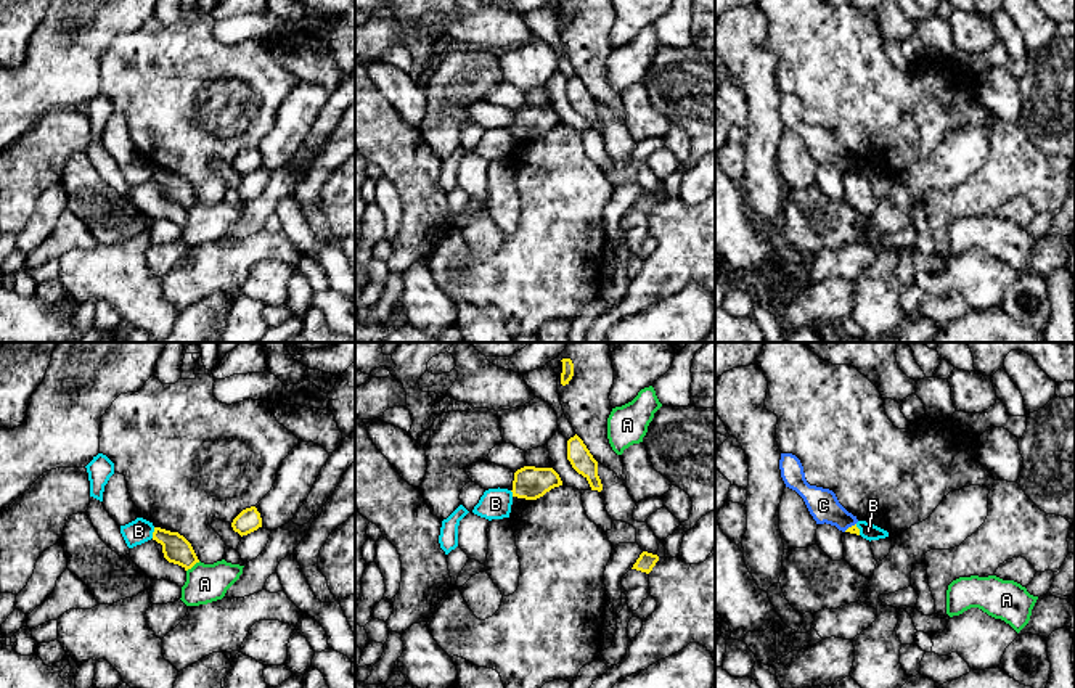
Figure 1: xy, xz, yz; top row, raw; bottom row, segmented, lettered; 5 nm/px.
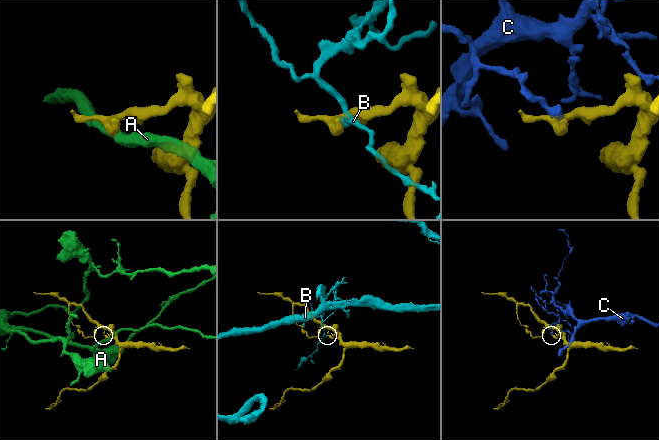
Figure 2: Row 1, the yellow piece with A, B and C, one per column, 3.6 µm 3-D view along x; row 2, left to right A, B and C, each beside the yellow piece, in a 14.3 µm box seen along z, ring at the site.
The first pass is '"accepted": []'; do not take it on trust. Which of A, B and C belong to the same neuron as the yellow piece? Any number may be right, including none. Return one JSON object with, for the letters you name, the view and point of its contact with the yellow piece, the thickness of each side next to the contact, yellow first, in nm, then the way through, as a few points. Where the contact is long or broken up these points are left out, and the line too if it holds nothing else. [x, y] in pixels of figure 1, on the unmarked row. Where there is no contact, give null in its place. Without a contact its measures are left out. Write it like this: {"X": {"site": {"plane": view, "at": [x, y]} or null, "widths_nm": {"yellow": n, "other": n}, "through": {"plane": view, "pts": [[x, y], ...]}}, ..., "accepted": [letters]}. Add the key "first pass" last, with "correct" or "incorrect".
{"accepted": [], "first pass": "correct"}

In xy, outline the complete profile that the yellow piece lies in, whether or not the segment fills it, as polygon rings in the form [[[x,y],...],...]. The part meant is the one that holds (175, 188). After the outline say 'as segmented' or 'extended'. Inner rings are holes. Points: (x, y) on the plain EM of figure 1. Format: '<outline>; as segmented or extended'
[[[154,167],[153,180],[162,185],[164,198],[185,211],[199,203],[191,183],[178,172]]]; as segmented

